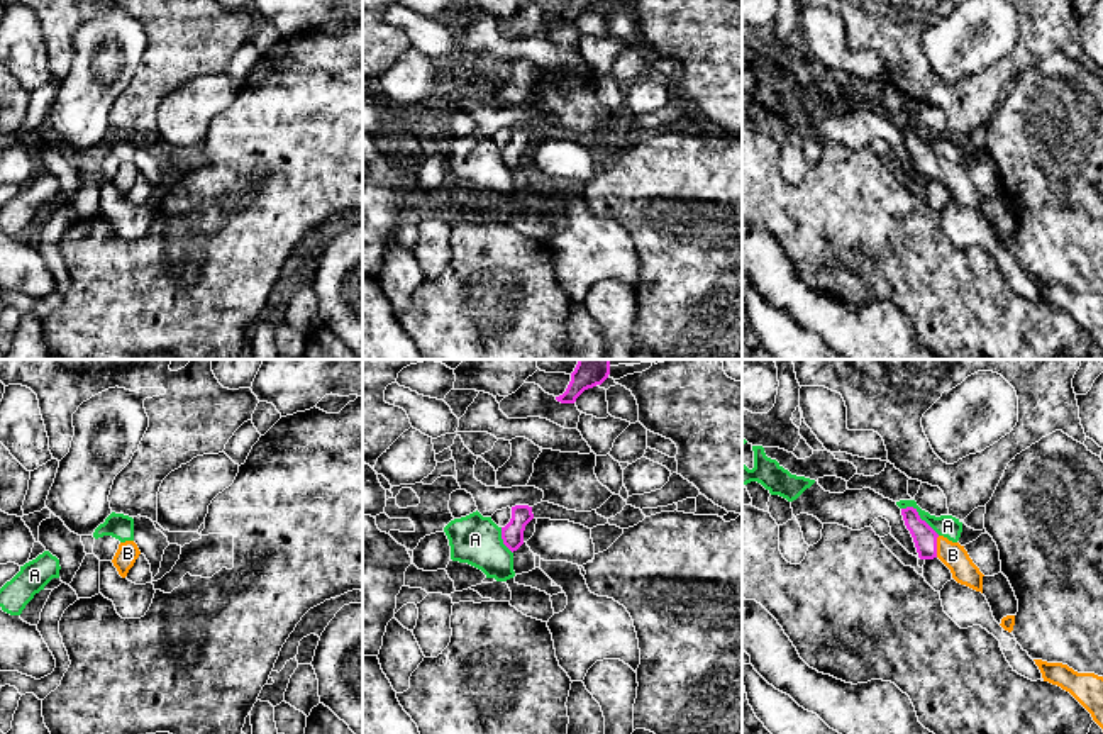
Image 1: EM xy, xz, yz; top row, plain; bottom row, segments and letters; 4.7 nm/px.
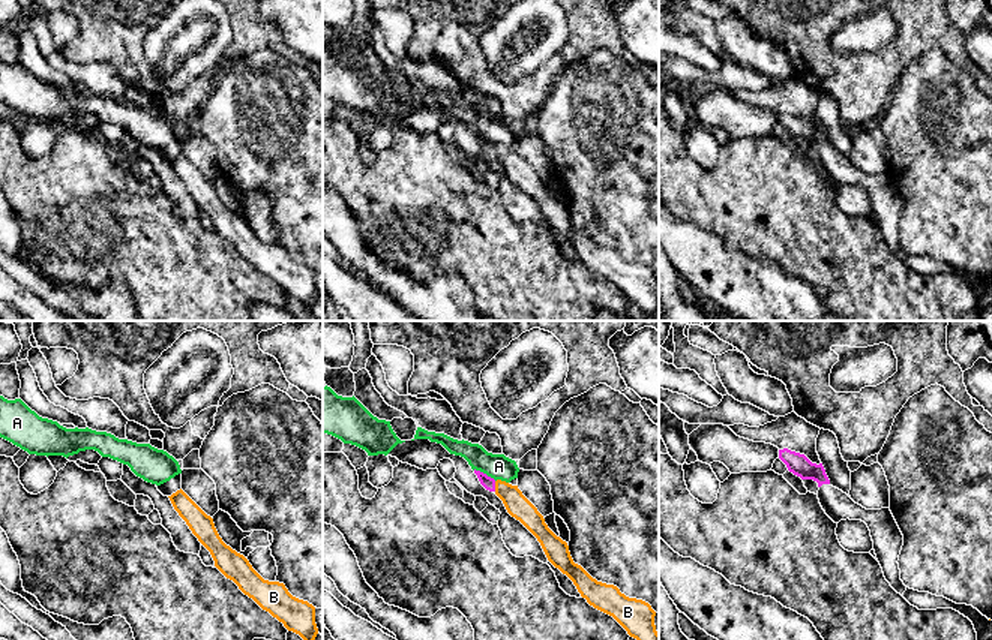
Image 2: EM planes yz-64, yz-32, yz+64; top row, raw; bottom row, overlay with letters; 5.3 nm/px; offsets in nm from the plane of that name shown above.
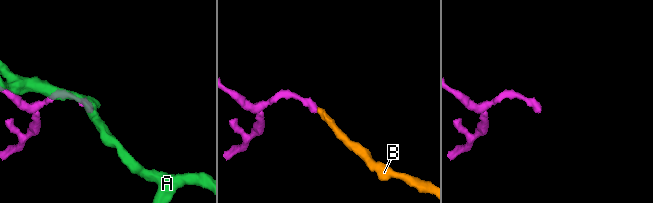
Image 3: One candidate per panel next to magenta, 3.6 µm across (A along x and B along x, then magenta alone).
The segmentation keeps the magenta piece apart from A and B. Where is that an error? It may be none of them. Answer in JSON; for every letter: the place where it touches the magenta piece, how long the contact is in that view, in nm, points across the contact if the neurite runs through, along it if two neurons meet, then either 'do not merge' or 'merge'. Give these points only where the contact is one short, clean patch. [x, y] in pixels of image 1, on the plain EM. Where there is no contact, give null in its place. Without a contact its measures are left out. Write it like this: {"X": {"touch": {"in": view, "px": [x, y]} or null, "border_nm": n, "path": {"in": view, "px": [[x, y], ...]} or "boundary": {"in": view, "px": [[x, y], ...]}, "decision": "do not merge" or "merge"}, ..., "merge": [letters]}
{"A": {"touch": {"in": "yz", "px": [919, 138]}, "border_nm": 220, "decision": "do not merge"}, "B": {"touch": {"in": "yz", "px": [936, 166]}, "border_nm": 110, "path": {"in": "yz", "px": [[924, 156], [936, 166], [953, 175]]}, "decision": "merge"}, "merge": ["B"]}

